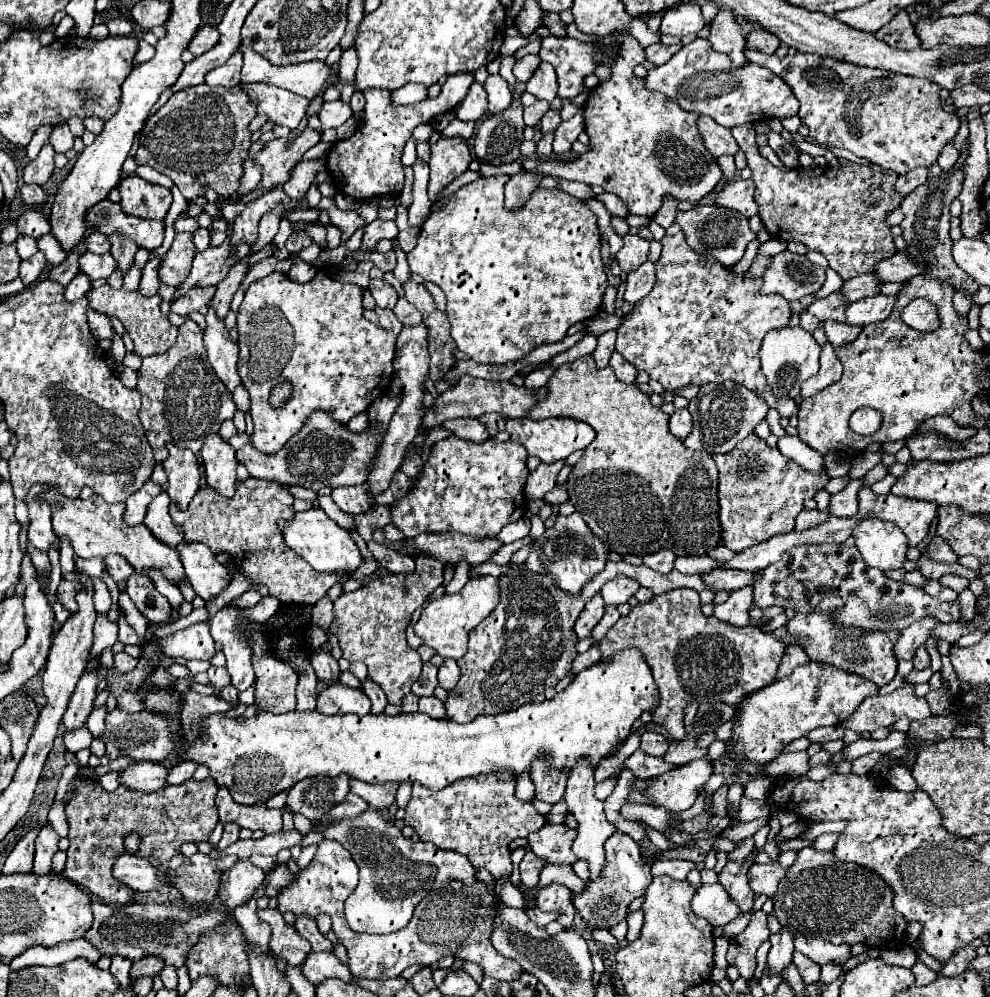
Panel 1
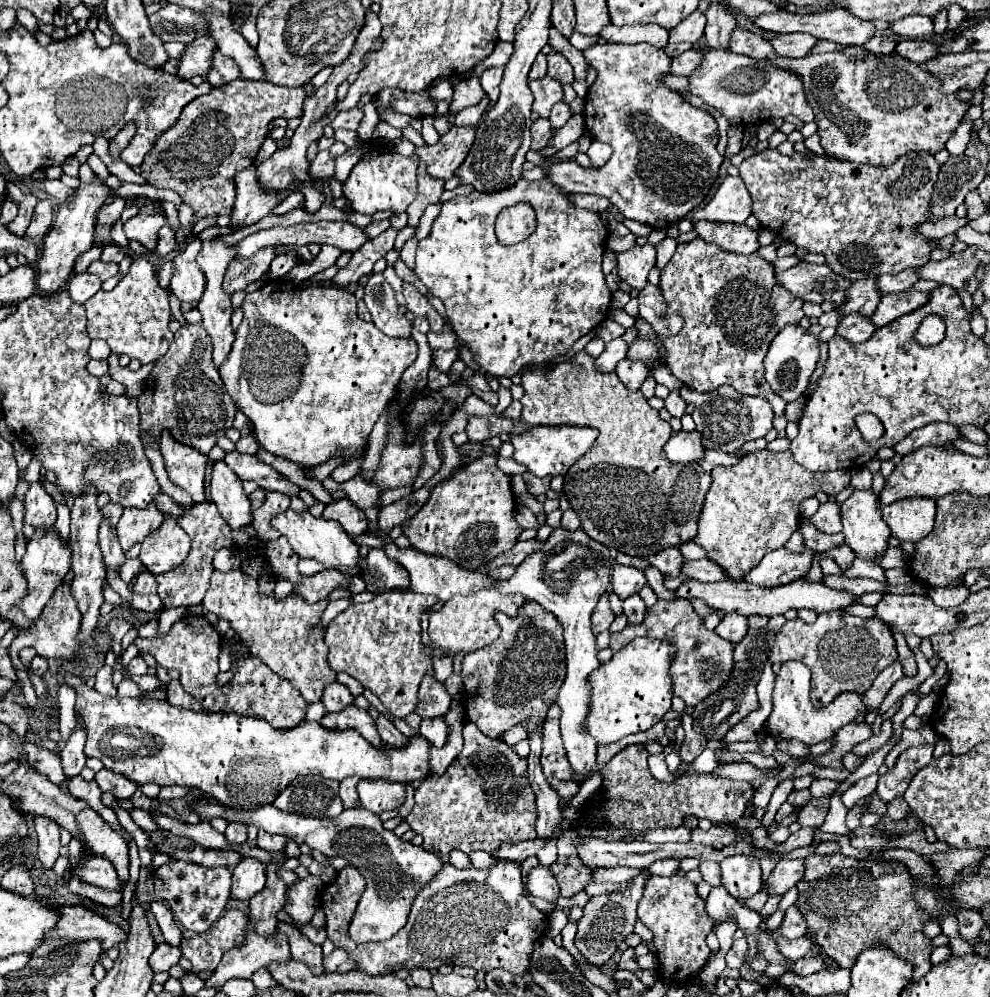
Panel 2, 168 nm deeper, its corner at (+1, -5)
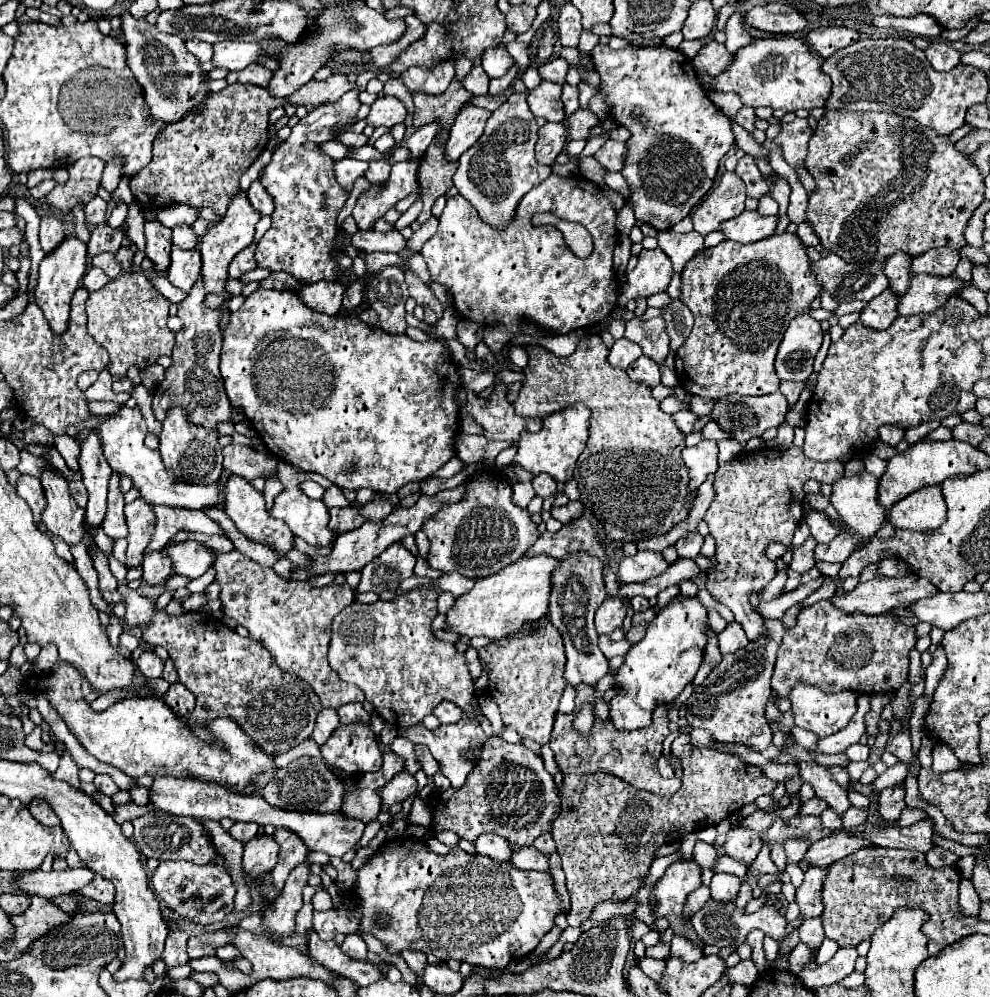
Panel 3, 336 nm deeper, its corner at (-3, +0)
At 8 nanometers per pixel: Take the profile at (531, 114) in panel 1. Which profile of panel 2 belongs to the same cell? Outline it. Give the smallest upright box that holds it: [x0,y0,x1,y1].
[530,119,552,151]

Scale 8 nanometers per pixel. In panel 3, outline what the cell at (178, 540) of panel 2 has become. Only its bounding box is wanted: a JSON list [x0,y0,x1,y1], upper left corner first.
[166,540,212,580]

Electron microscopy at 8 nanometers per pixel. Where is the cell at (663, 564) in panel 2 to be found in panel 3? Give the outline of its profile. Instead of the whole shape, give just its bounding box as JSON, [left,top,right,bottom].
[676,532,704,558]

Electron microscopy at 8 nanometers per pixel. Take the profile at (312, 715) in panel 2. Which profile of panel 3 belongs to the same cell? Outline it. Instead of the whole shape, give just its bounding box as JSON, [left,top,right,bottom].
[312,708,340,746]

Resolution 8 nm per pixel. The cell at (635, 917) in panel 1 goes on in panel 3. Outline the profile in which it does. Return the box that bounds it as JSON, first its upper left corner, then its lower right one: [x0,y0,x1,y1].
[646,942,670,960]

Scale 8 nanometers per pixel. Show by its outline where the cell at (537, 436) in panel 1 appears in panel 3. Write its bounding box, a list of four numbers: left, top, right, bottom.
[514,404,590,482]

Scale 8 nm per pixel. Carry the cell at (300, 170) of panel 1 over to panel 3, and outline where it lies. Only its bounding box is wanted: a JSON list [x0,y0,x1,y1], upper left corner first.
[334,158,368,192]

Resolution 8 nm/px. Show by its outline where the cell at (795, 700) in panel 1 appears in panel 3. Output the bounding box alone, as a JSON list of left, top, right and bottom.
[792,684,856,738]

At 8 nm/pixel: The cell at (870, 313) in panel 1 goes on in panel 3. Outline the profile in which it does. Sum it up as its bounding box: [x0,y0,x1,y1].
[898,274,972,316]

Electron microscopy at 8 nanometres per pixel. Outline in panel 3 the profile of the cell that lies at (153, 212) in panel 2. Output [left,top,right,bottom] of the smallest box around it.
[146,222,172,274]

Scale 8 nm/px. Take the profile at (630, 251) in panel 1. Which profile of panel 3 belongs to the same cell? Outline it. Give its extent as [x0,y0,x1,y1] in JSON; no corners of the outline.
[622,250,672,302]

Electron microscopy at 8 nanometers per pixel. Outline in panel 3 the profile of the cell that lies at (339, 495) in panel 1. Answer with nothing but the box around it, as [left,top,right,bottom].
[328,506,366,534]

